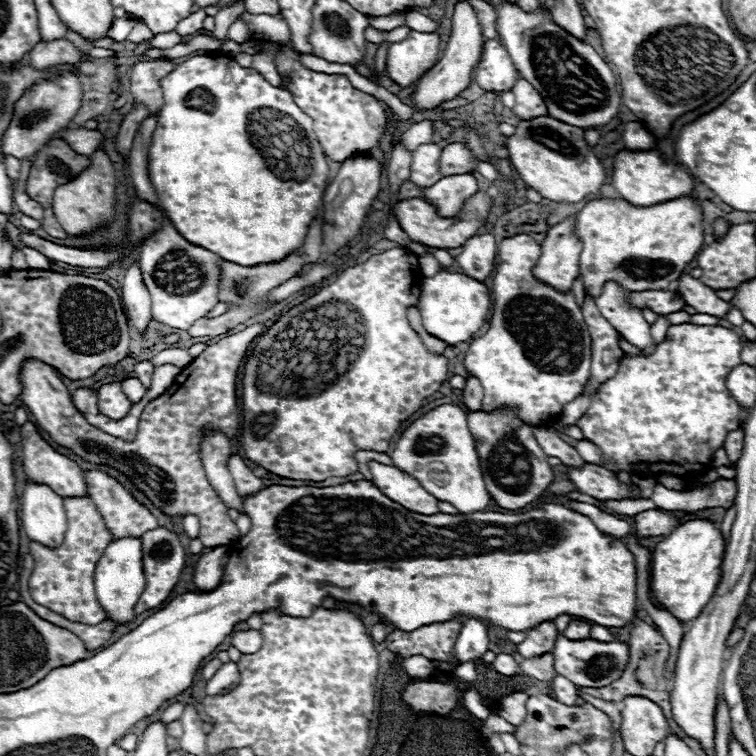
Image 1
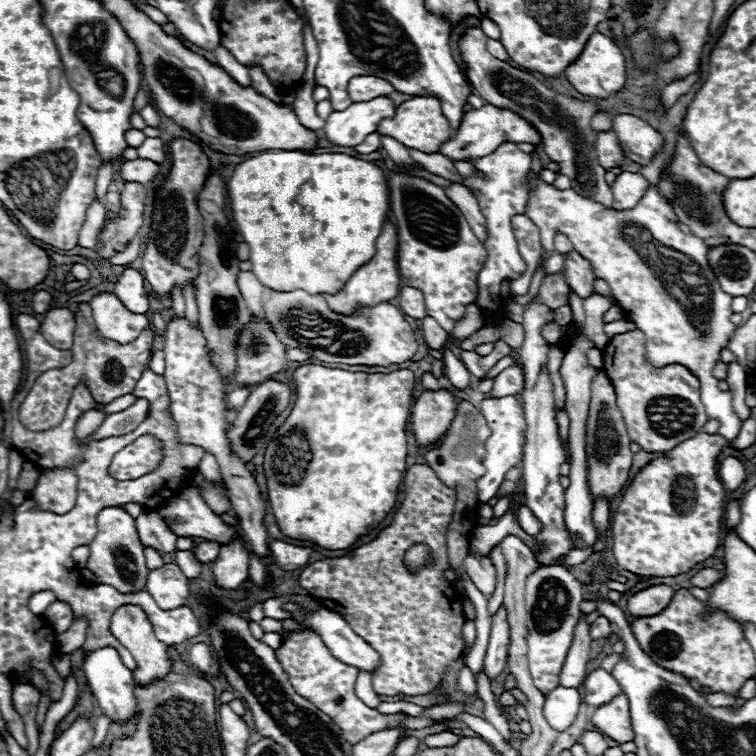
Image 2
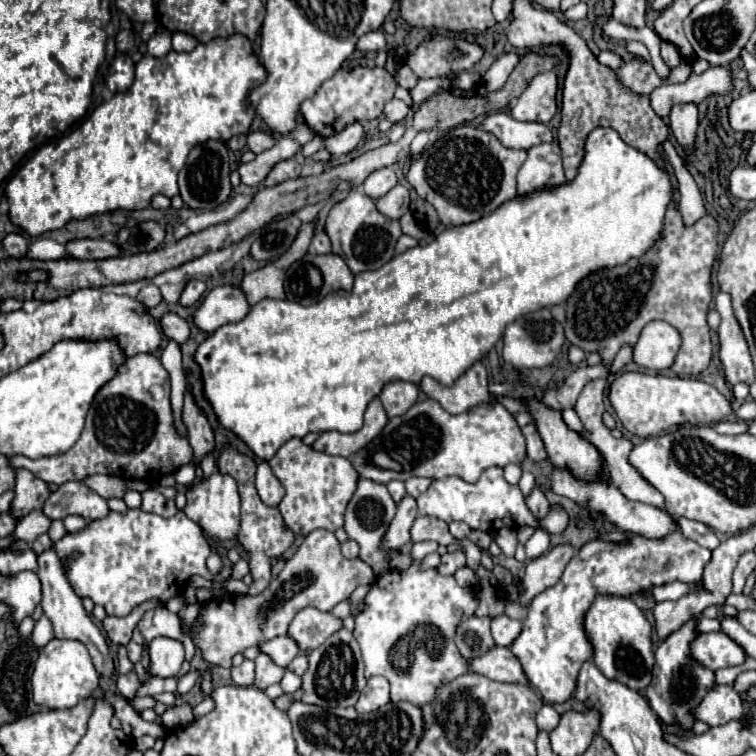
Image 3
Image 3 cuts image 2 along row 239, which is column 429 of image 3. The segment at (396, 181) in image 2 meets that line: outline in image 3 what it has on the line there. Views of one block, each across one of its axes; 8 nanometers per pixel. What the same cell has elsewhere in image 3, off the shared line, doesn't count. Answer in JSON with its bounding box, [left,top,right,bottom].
[352,400,526,484]

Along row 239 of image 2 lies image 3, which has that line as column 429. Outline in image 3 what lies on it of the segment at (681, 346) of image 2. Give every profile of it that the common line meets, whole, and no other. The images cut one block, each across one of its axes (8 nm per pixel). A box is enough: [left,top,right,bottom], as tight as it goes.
[354,542,478,706]

